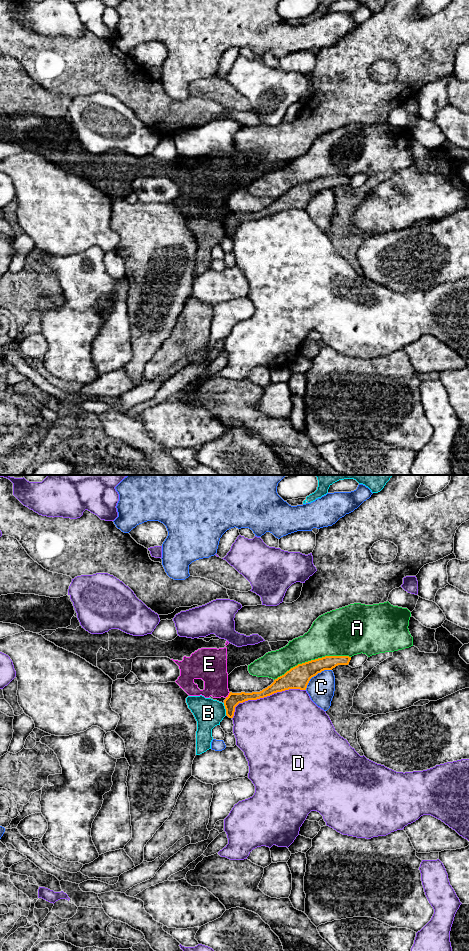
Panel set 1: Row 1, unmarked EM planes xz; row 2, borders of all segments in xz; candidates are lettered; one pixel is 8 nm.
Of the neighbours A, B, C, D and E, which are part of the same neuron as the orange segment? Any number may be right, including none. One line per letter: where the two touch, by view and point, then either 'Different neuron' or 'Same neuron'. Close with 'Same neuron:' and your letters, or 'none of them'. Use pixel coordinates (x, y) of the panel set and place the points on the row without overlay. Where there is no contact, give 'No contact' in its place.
A: Touches orange at xz (312, 180). Different neuron
B: Touches orange at xz (226, 229). Different neuron
C: Touches orange at xz (315, 195). Different neuron
D: Touches orange at xz (264, 216). Different neuron
E: Touches orange at xz (228, 215). Different neuron
Same neuron: none of them

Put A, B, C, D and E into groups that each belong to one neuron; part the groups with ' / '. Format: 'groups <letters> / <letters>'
groups A / B / C / D / E

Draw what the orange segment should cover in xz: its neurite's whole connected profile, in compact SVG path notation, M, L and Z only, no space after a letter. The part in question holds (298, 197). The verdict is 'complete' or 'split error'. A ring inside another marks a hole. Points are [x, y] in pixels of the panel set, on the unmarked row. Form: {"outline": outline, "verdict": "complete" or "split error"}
{"outline": "M325 176L298 184L287 191L284 195L275 199L270 206L260 212L230 212L224 220L226 235L229 238L233 238L235 227L239 223L243 223L248 220L257 220L289 209L306 210L307 205L312 197L324 190L332 190L338 185L348 185L350 180L351 177L349 176Z", "verdict": "complete"}

